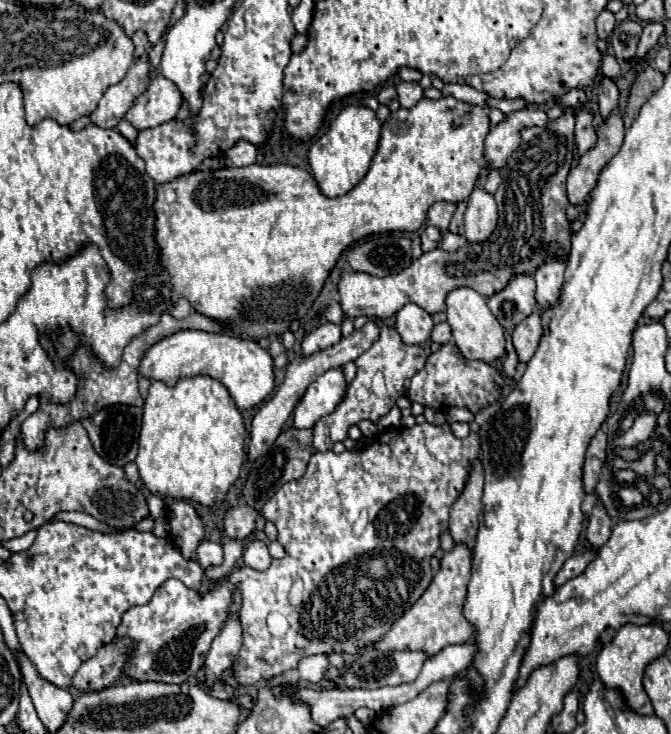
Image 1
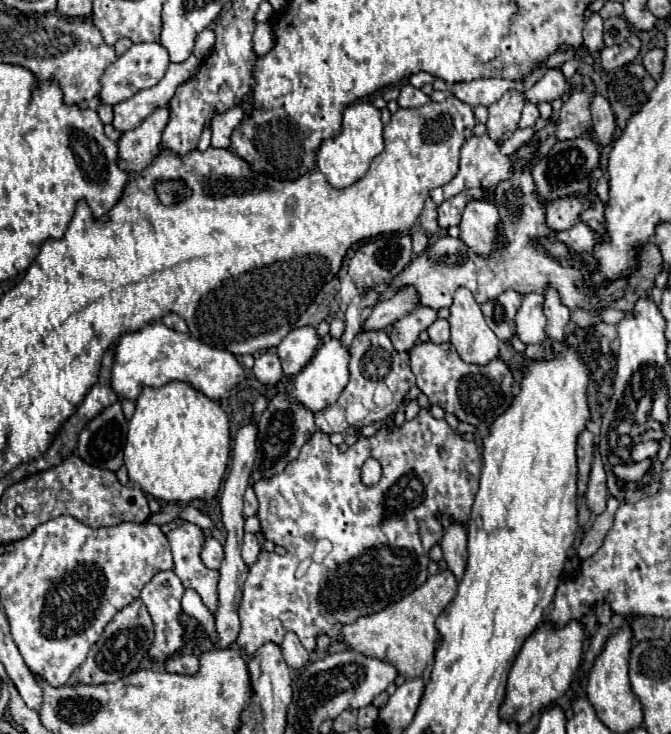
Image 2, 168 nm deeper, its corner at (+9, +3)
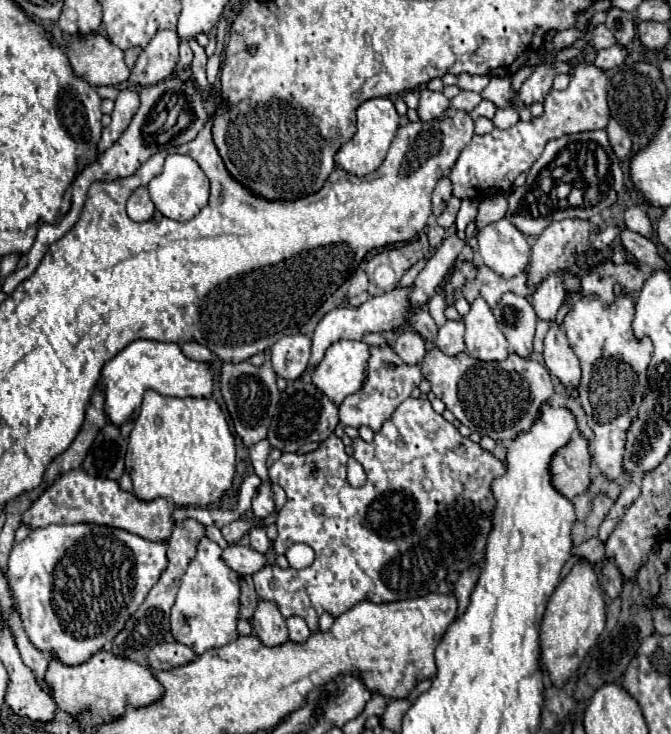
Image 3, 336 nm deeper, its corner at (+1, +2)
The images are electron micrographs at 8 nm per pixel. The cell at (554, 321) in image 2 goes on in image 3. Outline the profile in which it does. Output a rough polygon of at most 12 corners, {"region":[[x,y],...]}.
{"region":[[563,325],[545,335],[545,365],[567,387],[581,379],[575,351]]}

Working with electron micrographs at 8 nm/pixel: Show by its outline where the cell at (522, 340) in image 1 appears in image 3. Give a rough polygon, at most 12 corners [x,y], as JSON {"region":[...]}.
{"region":[[561,273],[531,295],[537,319],[553,321],[565,301]]}

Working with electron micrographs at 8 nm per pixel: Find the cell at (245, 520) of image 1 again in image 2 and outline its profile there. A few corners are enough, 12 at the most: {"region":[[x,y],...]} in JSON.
{"region":[[249,486],[245,492],[243,516],[255,516],[259,502]]}

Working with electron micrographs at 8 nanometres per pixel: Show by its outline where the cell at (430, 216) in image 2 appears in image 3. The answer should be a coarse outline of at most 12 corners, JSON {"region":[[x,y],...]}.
{"region":[[443,177],[433,191],[433,215],[451,199],[451,183]]}

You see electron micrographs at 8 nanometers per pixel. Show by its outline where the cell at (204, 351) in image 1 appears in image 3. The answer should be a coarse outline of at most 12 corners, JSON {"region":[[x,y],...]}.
{"region":[[133,341],[101,371],[109,421],[143,393],[211,397],[211,363],[177,343]]}

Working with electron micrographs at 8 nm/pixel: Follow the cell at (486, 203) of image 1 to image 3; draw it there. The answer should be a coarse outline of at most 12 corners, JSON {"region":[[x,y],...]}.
{"region":[[509,219],[477,231],[483,263],[505,279],[523,273],[529,241]]}

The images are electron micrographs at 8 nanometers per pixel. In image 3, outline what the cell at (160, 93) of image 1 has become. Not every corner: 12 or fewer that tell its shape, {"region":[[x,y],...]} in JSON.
{"region":[[123,87],[103,129],[99,151],[123,135],[139,107],[139,93]]}

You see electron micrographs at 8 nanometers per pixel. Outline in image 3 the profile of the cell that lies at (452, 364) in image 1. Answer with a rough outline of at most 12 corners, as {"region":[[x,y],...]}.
{"region":[[445,355],[421,361],[461,425],[515,439],[549,401],[547,369]]}

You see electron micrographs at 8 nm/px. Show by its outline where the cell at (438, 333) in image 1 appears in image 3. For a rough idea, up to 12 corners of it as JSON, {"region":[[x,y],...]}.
{"region":[[461,321],[439,327],[435,345],[445,355],[465,351]]}

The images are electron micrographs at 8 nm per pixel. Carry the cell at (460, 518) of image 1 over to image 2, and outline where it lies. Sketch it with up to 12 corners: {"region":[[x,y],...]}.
{"region":[[451,524],[441,540],[447,570],[459,582],[467,566],[467,532]]}

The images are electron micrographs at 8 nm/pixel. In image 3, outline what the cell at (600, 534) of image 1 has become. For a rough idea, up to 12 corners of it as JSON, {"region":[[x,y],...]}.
{"region":[[597,297],[563,319],[583,369],[591,453],[623,475],[625,429],[653,351],[631,329],[633,297]]}

